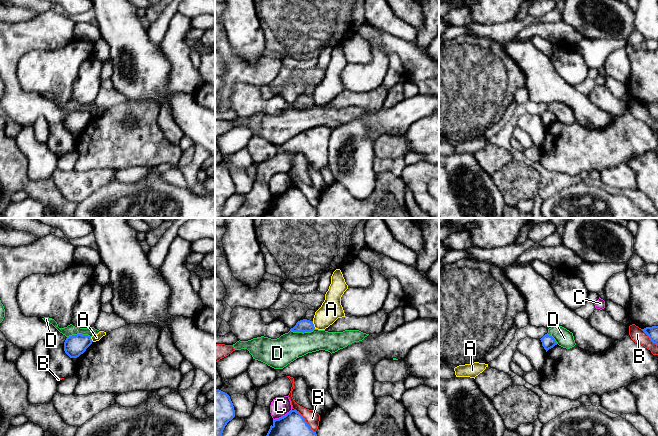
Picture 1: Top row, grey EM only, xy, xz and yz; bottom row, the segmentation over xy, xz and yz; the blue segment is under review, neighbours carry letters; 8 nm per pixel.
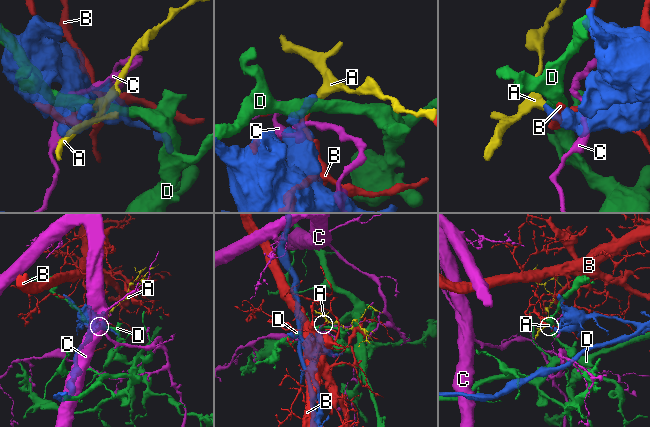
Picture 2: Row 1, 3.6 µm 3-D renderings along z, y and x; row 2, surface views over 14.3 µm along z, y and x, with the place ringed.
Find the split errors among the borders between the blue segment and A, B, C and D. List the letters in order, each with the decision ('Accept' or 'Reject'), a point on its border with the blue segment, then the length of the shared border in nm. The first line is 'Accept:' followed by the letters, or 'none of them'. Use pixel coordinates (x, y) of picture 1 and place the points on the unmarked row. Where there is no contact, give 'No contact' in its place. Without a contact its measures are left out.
Accept: none of them
A: Reject. Touches blue at xz (313, 101). Shared border 70 nm
B: Reject. Touches blue at xz (304, 196). Shared border 260 nm
C: Reject. Touches blue at xz (283, 192). Shared border 170 nm
D: Reject. Touches blue at xz (302, 108). Shared border 200 nm

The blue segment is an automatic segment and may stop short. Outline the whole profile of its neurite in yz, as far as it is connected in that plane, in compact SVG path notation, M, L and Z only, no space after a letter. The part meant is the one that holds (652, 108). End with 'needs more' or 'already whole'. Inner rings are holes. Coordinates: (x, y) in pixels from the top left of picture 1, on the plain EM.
M658 102L646 103L642 105L650 114L650 116L658 121Z; already whole

